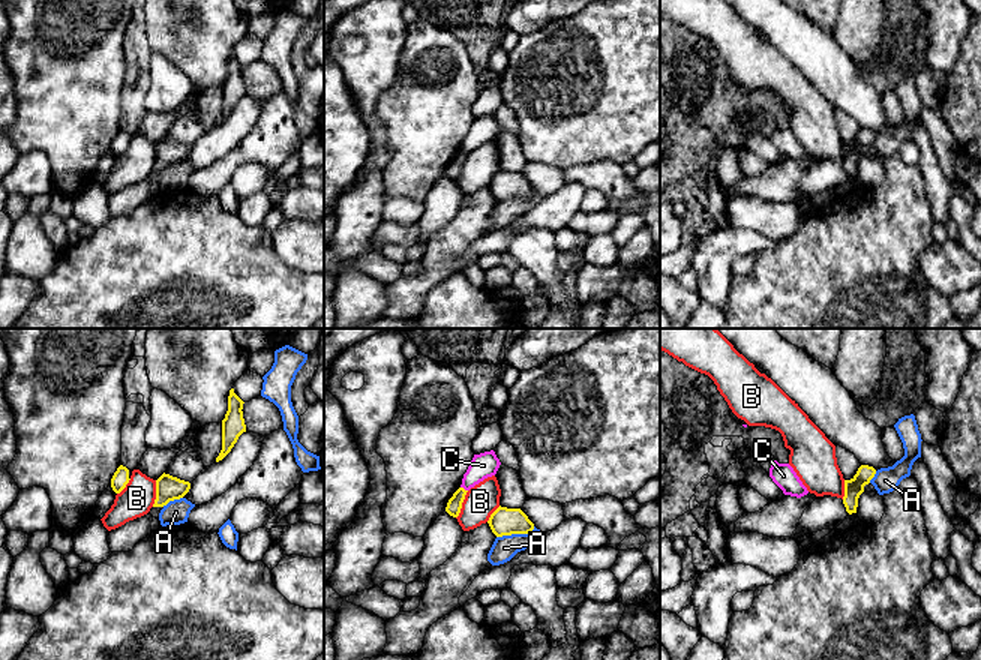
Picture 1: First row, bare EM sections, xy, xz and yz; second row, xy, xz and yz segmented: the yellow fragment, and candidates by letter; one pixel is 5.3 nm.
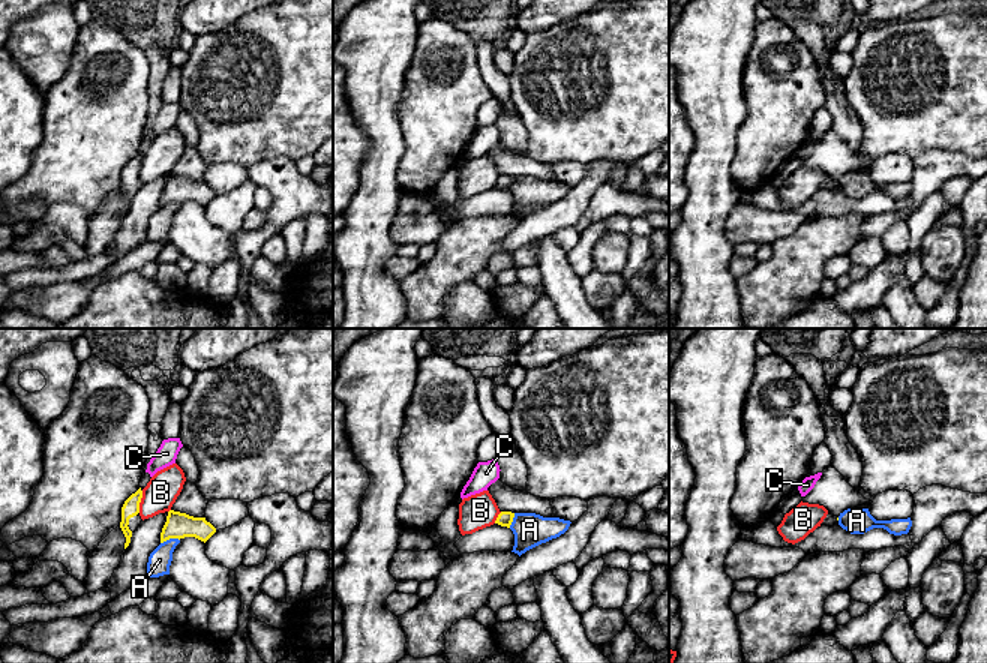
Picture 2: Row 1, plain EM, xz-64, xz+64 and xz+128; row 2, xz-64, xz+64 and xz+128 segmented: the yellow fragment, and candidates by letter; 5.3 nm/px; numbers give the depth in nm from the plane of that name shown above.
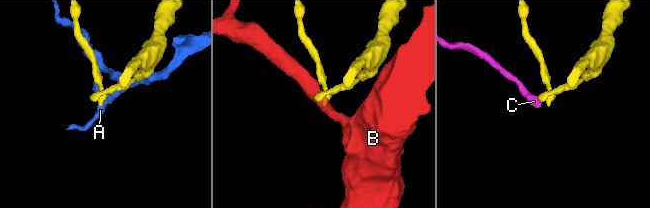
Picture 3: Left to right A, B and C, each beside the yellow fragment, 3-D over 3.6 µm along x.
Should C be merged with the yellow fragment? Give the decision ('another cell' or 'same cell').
another cell

